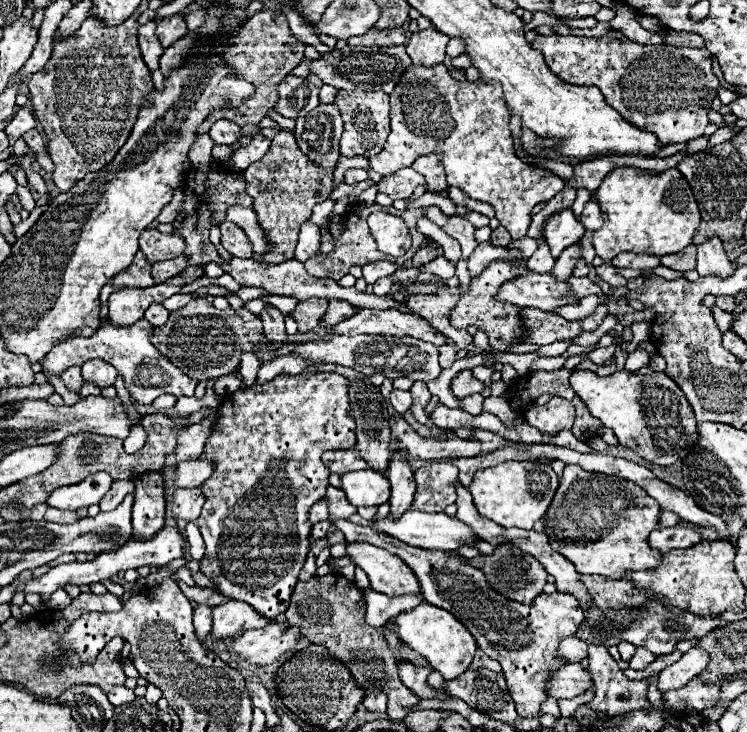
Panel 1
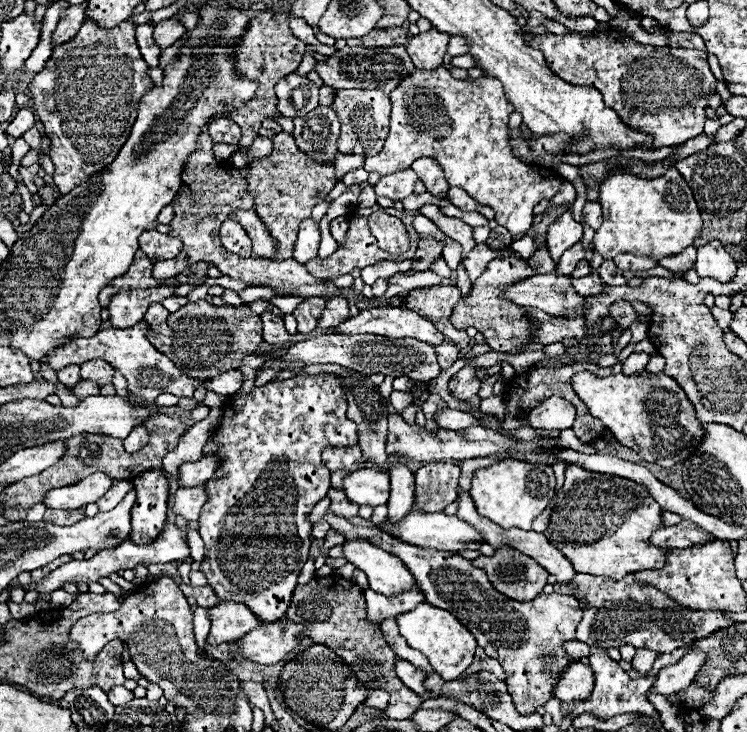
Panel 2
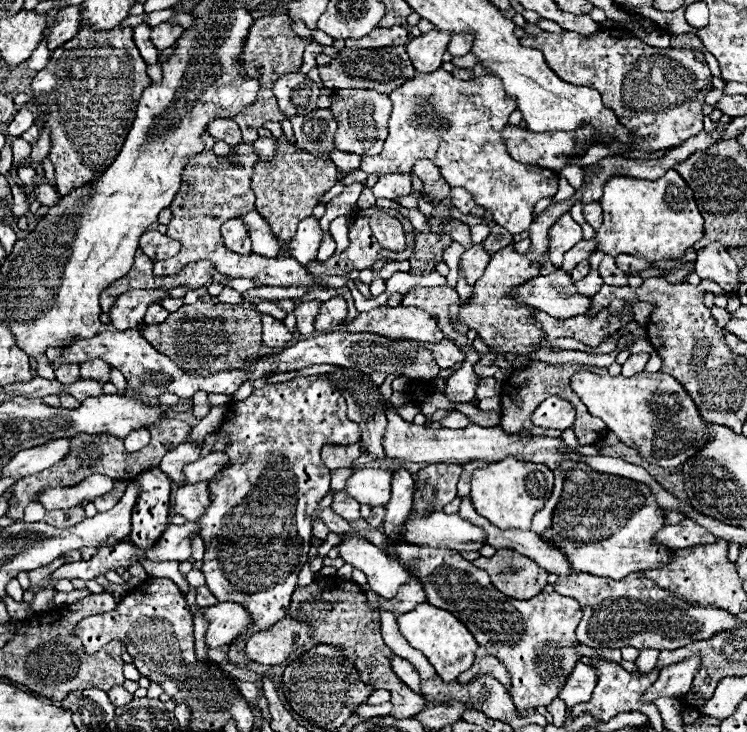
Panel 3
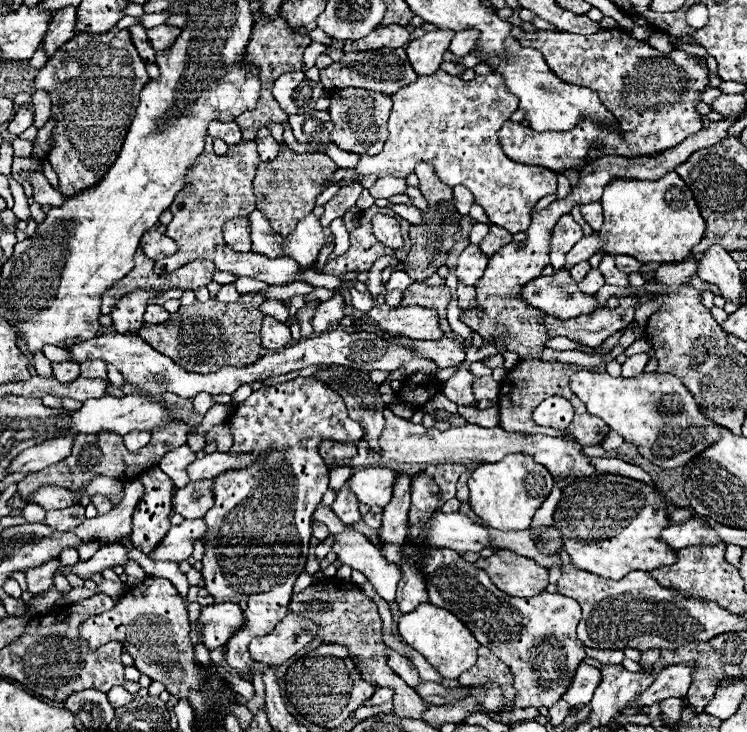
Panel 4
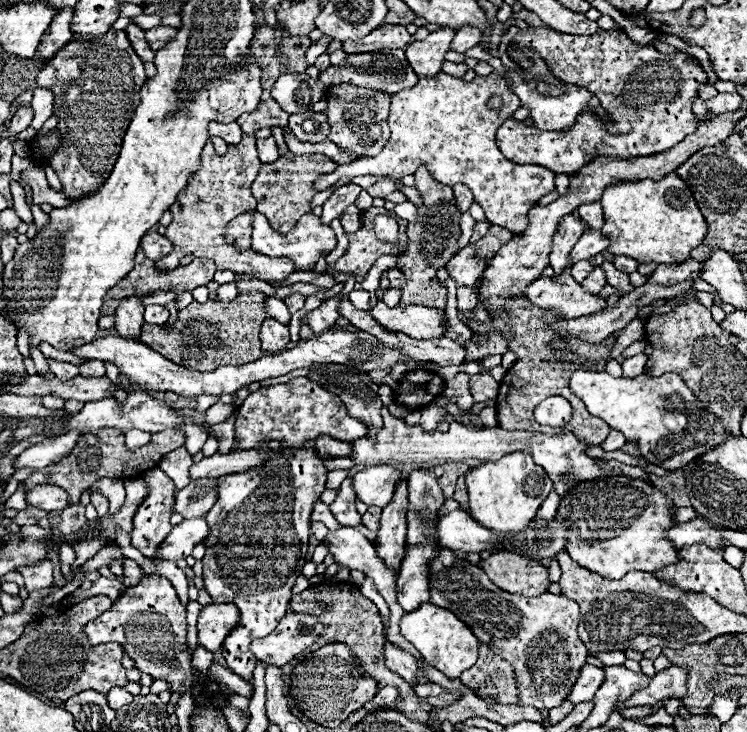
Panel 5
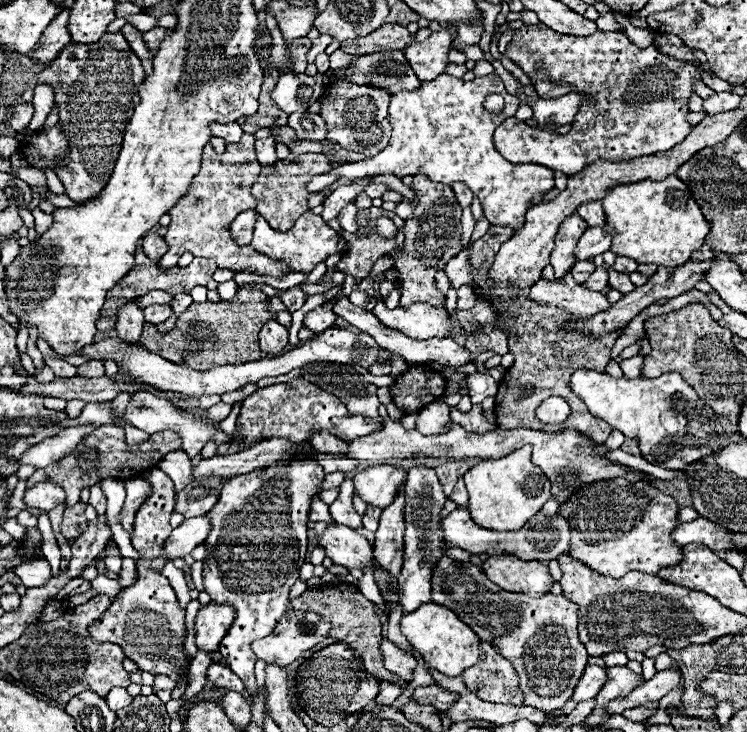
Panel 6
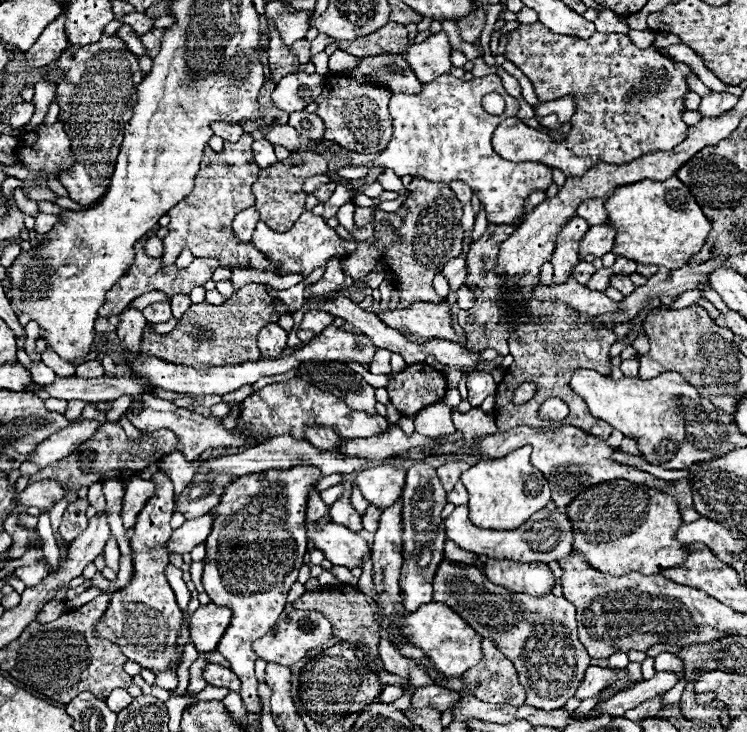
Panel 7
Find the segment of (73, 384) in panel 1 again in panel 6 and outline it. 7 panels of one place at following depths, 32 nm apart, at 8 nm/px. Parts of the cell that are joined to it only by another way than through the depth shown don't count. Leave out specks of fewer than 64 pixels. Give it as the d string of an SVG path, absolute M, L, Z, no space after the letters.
M44 354L44 362L46 366L50 366L54 370L54 374L58 378L68 378L68 376L76 376L76 366L60 360L56 354Z

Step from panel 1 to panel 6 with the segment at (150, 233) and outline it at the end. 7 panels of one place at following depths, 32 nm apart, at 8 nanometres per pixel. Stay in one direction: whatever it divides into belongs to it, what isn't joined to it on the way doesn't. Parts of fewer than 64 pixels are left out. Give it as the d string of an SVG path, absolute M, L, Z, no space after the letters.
M148 234L148 236L144 236L142 248L144 248L146 256L148 256L148 258L154 258L154 260L162 258L162 256L166 254L166 250L168 250L164 238L160 238L158 234Z

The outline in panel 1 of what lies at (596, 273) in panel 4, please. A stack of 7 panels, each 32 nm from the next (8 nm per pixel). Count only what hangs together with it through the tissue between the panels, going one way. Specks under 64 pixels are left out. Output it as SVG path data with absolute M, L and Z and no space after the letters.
M570 276L570 278L568 278L568 282L570 282L572 290L576 292L576 296L580 296L580 299L585 296L590 296L592 294L596 294L599 297L604 296L598 284L592 281L589 277L578 278Z

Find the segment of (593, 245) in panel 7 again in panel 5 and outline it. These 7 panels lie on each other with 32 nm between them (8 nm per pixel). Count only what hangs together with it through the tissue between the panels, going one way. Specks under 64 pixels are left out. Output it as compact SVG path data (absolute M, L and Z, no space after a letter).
M590 228L590 230L586 230L582 234L582 238L578 240L578 244L574 246L574 250L570 254L570 260L572 260L572 264L576 264L580 260L590 260L590 258L598 256L600 252L604 252L608 246L610 246L610 242L602 234L602 230Z

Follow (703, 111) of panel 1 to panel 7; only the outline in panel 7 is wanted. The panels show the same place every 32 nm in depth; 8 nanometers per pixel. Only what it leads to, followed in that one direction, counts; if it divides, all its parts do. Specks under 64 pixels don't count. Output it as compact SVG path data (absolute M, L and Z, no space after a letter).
M536 22L536 24L520 24L514 32L510 32L504 58L516 64L528 76L538 100L546 102L562 98L566 94L572 94L576 98L576 114L570 120L572 130L564 142L552 142L544 132L536 132L536 128L526 126L522 120L504 120L494 130L492 146L494 152L506 160L540 162L550 168L560 168L570 178L584 176L598 162L628 164L640 158L644 152L674 148L686 136L688 126L682 122L682 110L684 110L684 94L688 92L686 76L692 70L686 64L662 56L654 46L640 50L624 34L596 32L588 40L560 36L544 28L540 22Z

